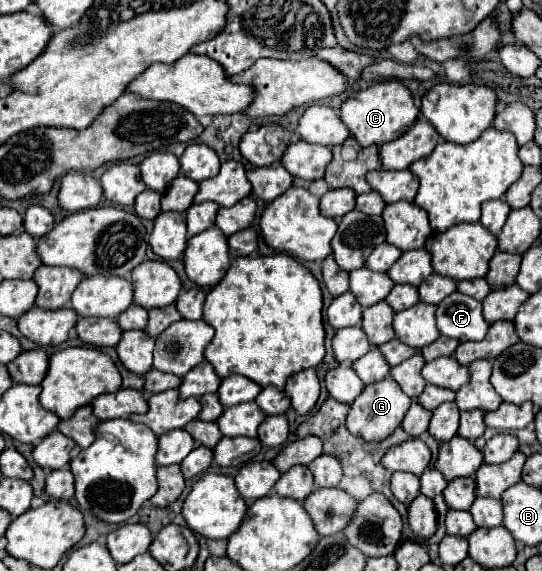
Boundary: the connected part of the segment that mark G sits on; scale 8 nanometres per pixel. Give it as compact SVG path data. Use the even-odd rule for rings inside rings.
M388 375L388 377L384 377L384 381L366 385L364 391L360 393L360 397L356 397L356 401L350 403L350 411L346 417L346 429L354 437L360 437L364 441L384 441L402 423L410 403L412 401L402 393L400 385Z

